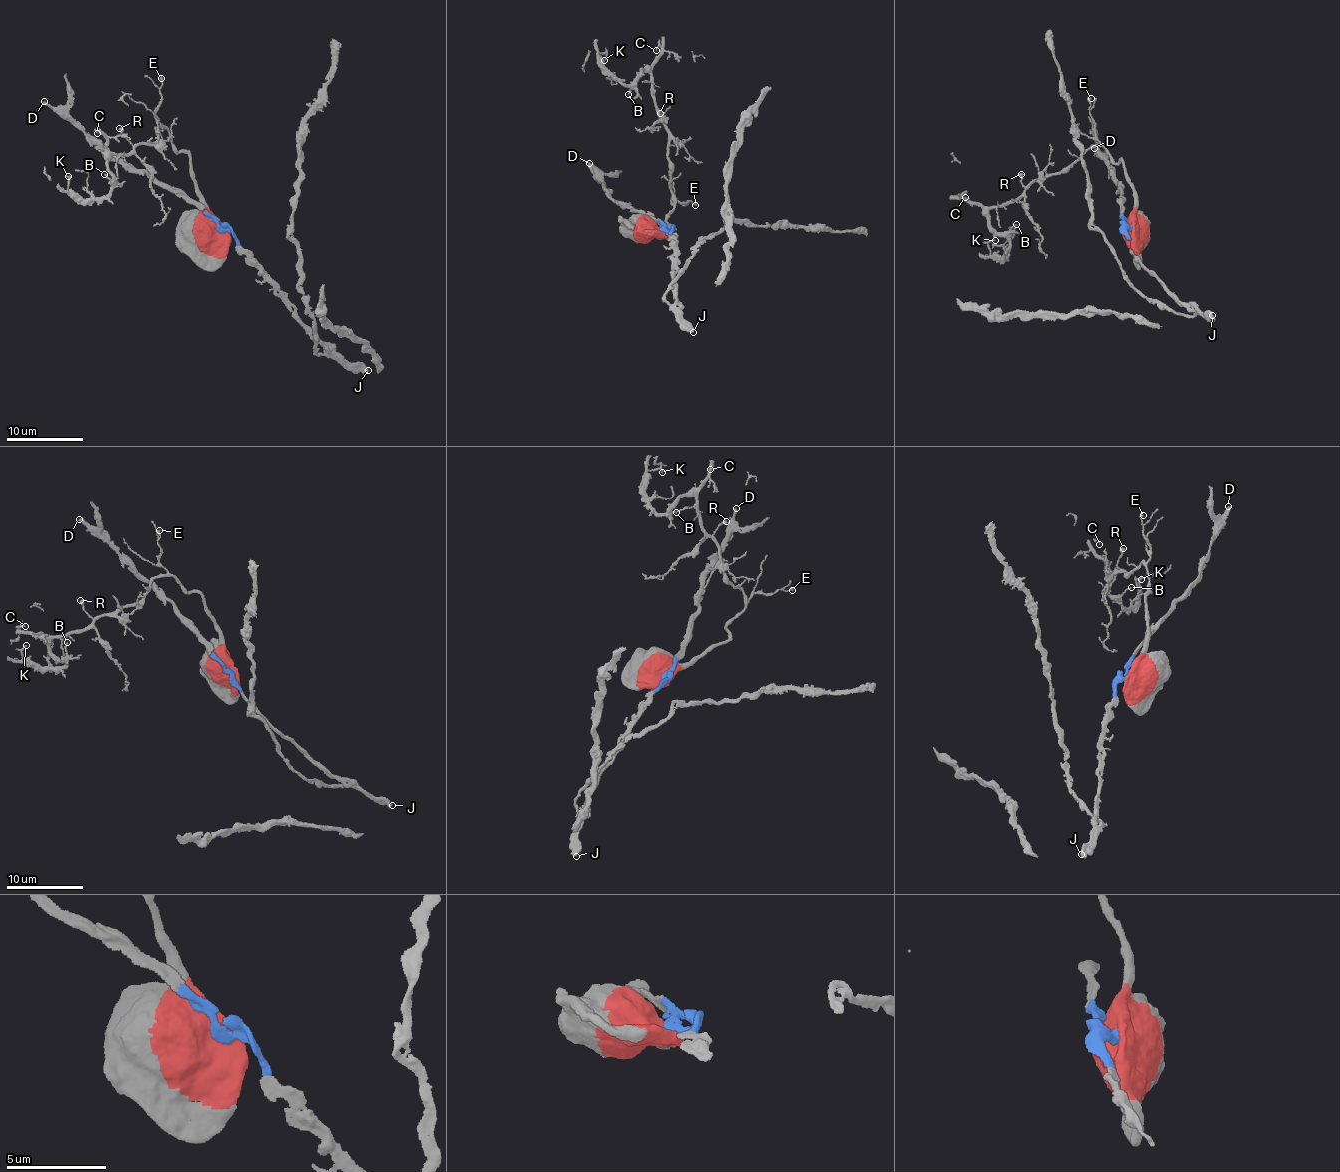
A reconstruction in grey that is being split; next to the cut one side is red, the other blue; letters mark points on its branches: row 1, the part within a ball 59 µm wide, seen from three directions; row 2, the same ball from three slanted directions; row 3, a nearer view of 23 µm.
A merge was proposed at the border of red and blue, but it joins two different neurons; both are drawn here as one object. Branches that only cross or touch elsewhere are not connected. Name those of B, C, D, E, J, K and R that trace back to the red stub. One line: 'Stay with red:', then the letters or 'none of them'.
Stay with red: B, C, E, K, R

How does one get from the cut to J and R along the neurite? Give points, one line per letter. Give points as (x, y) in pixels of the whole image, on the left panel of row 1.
J: (222, 230), (234, 234), (241, 252), (278, 286), (285, 304), (314, 335), (351, 363), (361, 364), (369, 370)
R: (220, 230), (196, 185), (191, 158), (177, 151), (167, 129), (158, 127), (156, 141), (134, 145), (119, 127)

